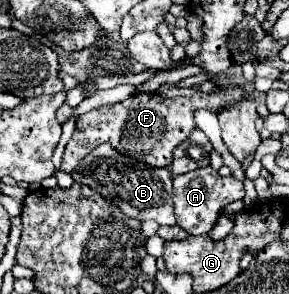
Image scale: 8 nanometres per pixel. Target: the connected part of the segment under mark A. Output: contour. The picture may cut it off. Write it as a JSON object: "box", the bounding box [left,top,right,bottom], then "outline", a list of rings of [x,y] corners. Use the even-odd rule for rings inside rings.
{"box":[173,165,245,235],"outline":[[[211,165],[173,177],[173,193],[175,193],[173,201],[175,201],[177,225],[183,227],[189,235],[209,233],[211,227],[215,225],[221,209],[227,207],[229,203],[245,197],[245,189],[243,189],[241,181],[237,181],[233,177],[221,177]]]}

